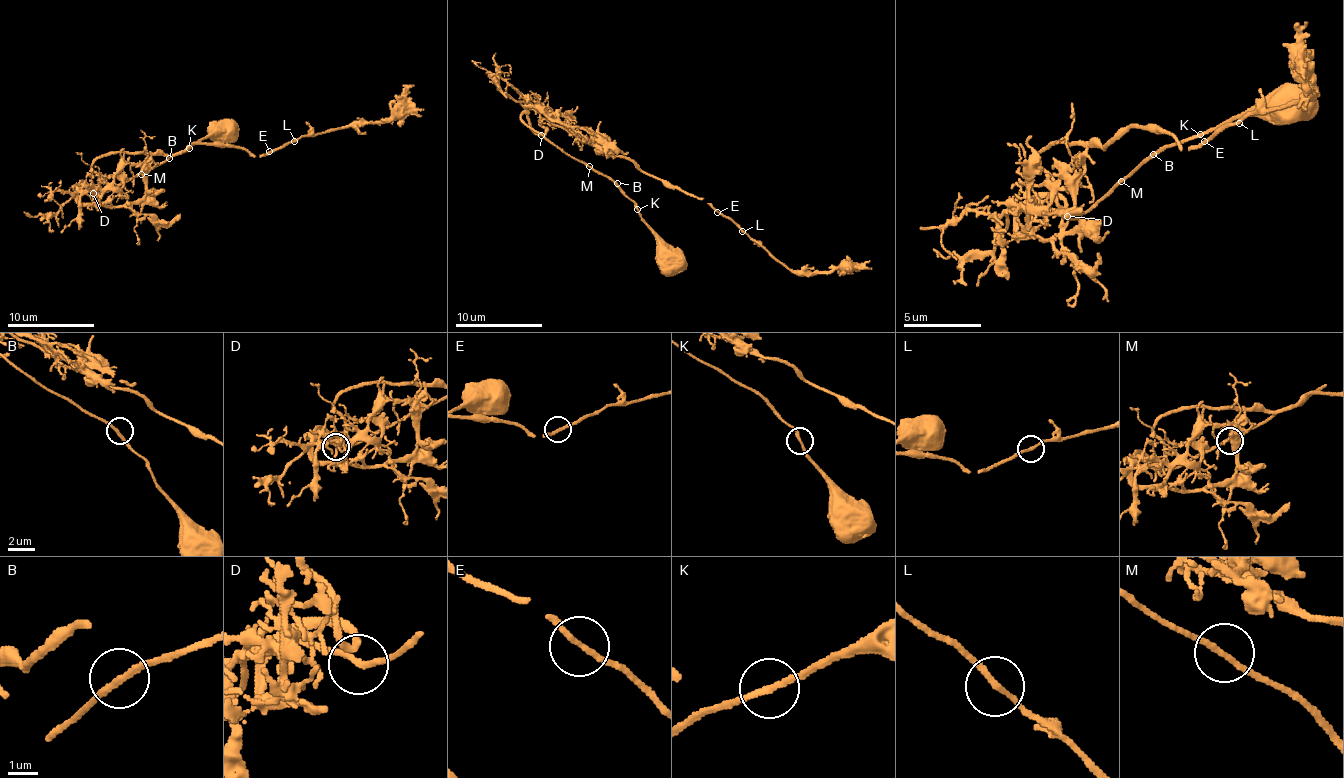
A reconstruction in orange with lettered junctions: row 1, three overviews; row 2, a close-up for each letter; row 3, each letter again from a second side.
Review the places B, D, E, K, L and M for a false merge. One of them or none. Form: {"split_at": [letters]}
{"split_at": []}

